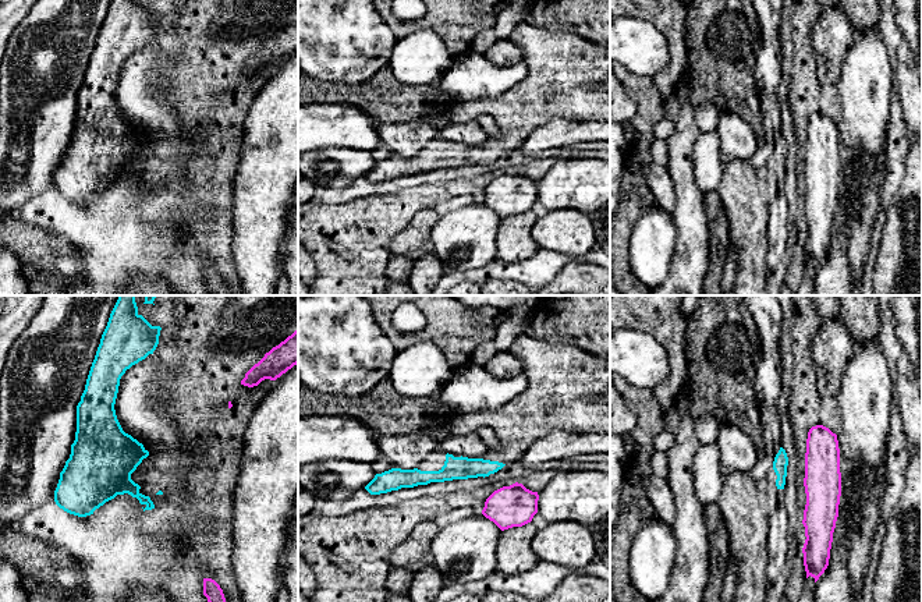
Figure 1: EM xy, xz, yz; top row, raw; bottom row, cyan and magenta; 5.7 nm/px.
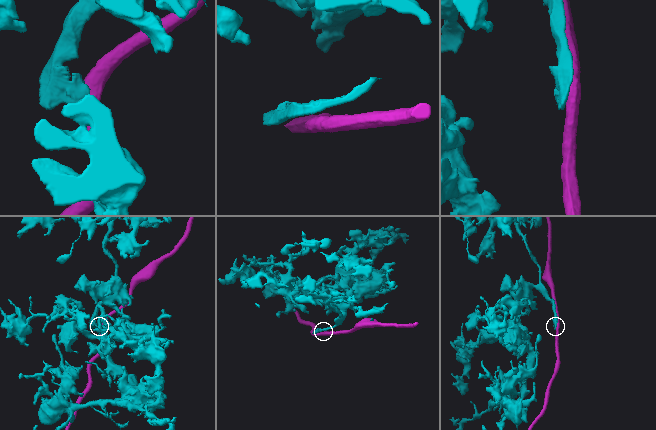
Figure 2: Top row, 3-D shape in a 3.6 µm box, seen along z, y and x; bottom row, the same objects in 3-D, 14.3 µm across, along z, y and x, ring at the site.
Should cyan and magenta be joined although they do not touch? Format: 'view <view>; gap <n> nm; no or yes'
view xz; gap 100 nm; no

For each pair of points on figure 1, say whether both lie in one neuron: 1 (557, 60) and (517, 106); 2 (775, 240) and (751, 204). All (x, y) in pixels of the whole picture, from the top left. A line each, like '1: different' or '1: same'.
1: same
2: different

